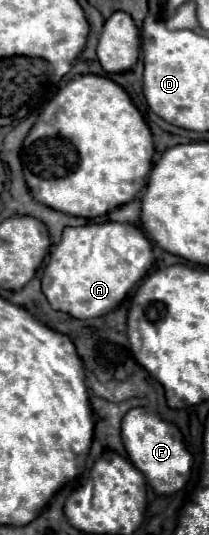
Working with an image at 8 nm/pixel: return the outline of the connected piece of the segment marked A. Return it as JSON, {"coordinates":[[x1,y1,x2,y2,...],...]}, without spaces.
{"coordinates":[[89,222,84,227,66,227,62,241,52,247,42,277,42,291,56,311,64,311,76,319,100,317,122,303,152,263,154,255,150,241,130,223]]}

